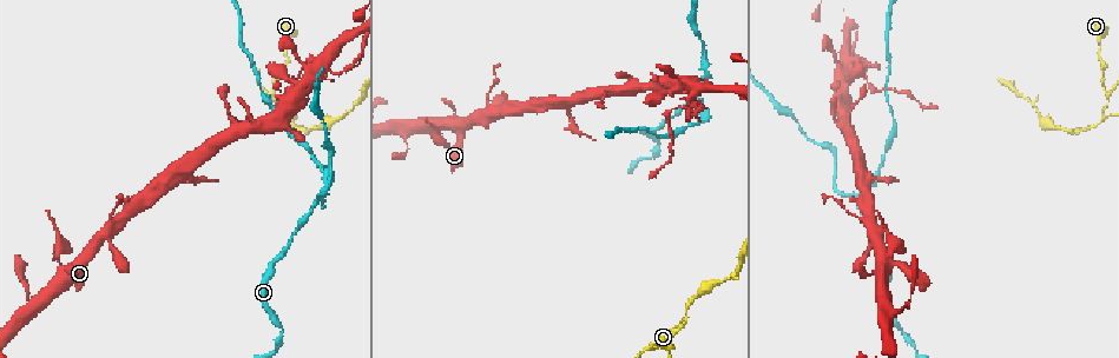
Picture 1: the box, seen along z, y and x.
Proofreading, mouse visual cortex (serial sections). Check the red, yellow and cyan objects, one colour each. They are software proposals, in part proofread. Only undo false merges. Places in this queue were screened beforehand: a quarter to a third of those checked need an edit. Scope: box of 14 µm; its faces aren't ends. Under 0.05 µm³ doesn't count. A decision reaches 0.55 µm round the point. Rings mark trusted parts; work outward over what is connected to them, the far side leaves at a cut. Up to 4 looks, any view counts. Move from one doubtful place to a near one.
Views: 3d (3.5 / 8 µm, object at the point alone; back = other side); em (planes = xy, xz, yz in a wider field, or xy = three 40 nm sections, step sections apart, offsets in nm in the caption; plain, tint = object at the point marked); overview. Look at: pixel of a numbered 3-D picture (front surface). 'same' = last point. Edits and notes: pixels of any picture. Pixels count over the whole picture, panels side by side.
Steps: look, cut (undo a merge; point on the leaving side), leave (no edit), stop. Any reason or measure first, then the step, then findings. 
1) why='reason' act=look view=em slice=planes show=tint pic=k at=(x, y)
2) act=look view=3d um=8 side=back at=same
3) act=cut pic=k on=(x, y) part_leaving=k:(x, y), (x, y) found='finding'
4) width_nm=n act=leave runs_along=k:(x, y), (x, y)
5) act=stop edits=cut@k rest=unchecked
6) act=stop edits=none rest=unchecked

why='side arm on a straight run' act=look view=3d um=3.5 pic=1 at=(273, 94)

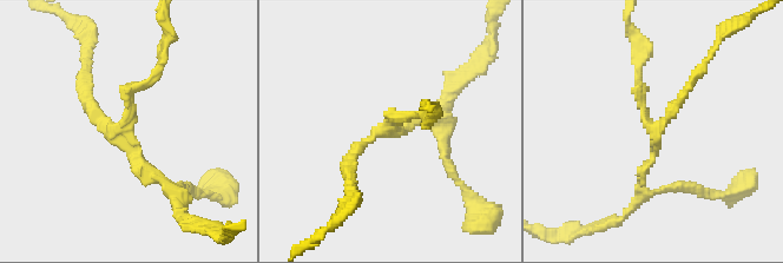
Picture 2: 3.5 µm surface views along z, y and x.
arms=3 arm_widths_nm=150,150,150 act=look view=em slice=xy step=1 show=tint pic=2 at=(655, 131)

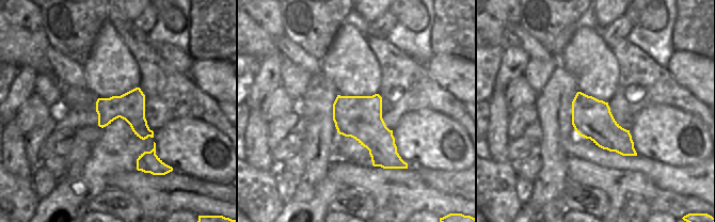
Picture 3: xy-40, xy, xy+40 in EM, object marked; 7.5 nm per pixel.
act=leave runs_along=2:(158, 68), (129, 93), (122, 137), (169, 188) found='one cell here'

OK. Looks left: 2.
why='a narrow waist' act=look view=3d um=3.5 pic=1 at=(904, 333)

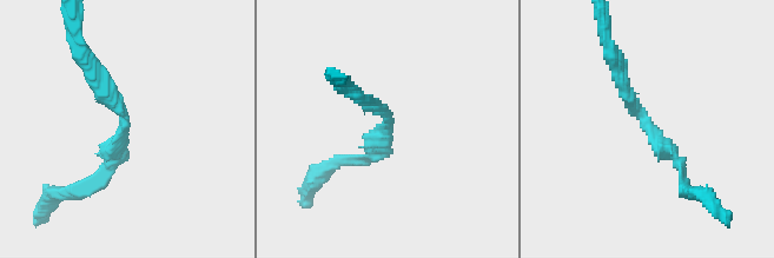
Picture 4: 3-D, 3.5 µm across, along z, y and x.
arm_widths_nm=150,200 act=look view=em slice=xy step=3 show=tint pic=4 at=(649, 121)

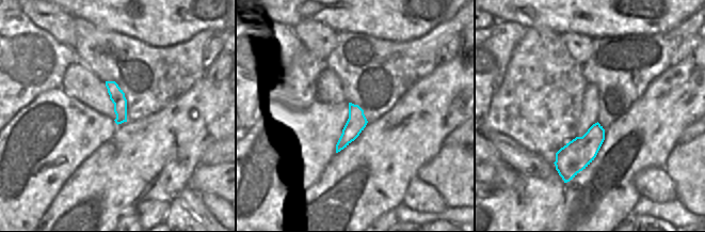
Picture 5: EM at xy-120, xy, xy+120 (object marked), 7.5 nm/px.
act=leave runs_along=4:(614, 61), (683, 180) found='all the same cell'

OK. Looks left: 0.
act=stop edits=none rest=unchecked

